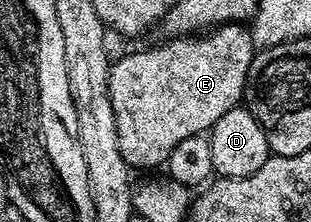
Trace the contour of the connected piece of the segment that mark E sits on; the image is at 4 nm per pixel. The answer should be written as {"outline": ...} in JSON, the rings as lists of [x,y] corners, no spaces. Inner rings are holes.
{"outline":[[[242,23],[220,25],[201,35],[175,37],[164,43],[155,49],[124,54],[111,64],[108,75],[108,95],[112,99],[112,111],[116,111],[120,155],[124,155],[127,165],[135,170],[165,166],[172,151],[176,151],[184,139],[203,136],[220,115],[228,115],[228,111],[239,108],[246,91],[248,67],[256,52],[250,30]]]}

